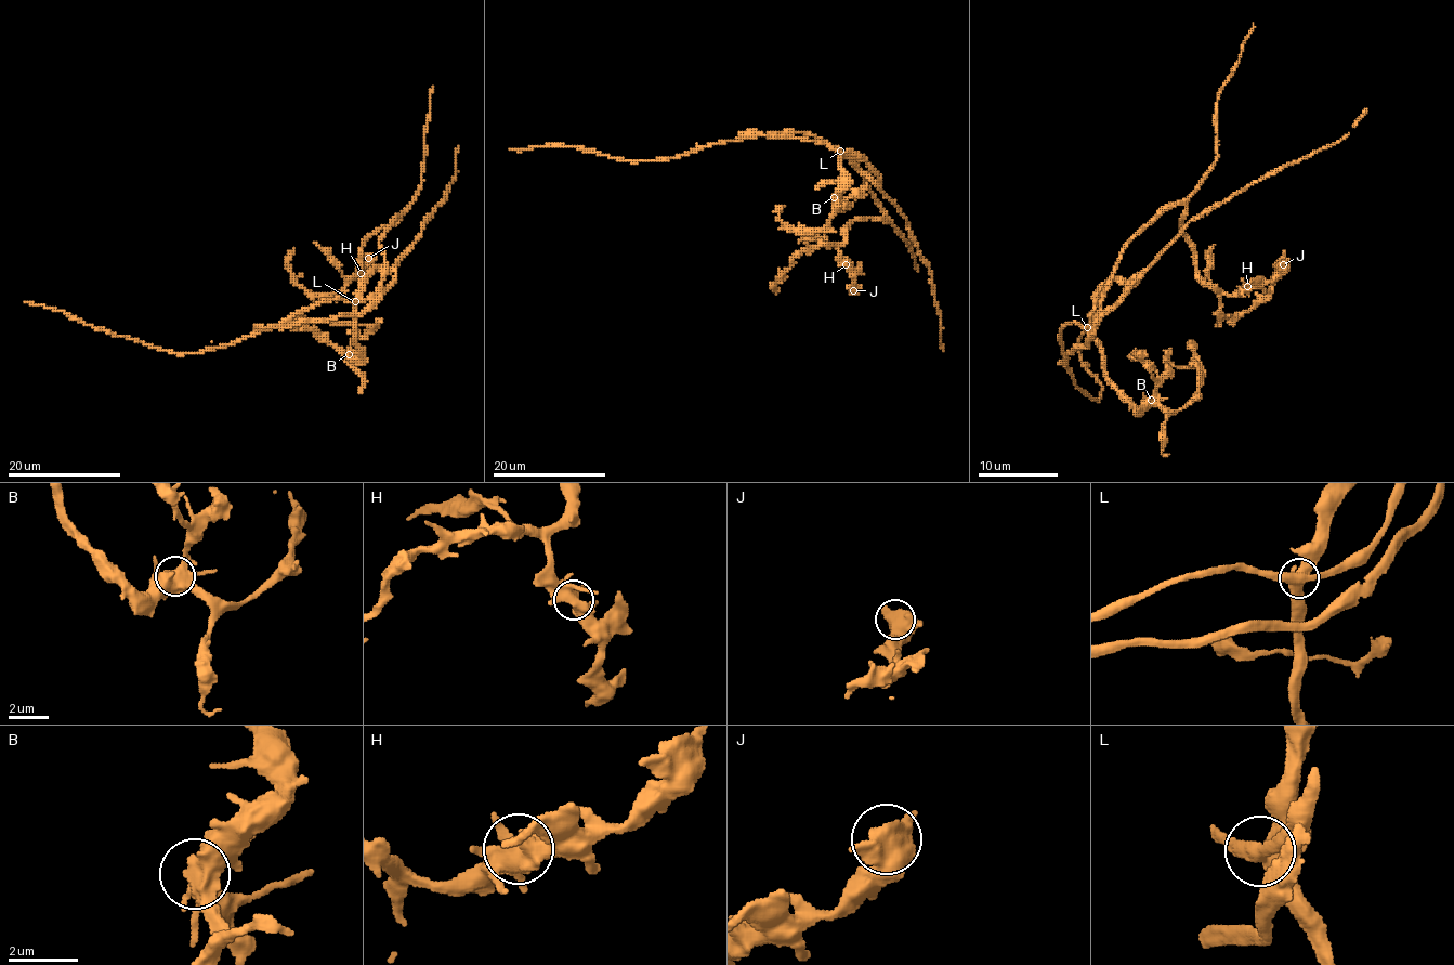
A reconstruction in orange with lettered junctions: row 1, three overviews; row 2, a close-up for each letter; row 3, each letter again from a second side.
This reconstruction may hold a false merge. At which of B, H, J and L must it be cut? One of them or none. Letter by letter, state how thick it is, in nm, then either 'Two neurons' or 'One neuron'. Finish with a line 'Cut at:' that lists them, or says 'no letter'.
B: Thickness 500 nm. One neuron
H: Thickness 480 nm. One neuron
J: Thickness 480 nm. One neuron
L: Thickness 500 nm. Two neurons
Cut at: L

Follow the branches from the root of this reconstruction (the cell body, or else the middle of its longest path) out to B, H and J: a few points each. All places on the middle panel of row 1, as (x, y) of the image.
B: (832, 147), (838, 152), (839, 170), (846, 182), (834, 197)
H: (832, 147), (858, 156), (870, 167), (865, 182), (887, 220), (856, 218), (845, 230), (839, 250), (846, 264)
J: (832, 147), (870, 167), (865, 182), (887, 220), (856, 218), (845, 230), (839, 250), (853, 276), (853, 290)

